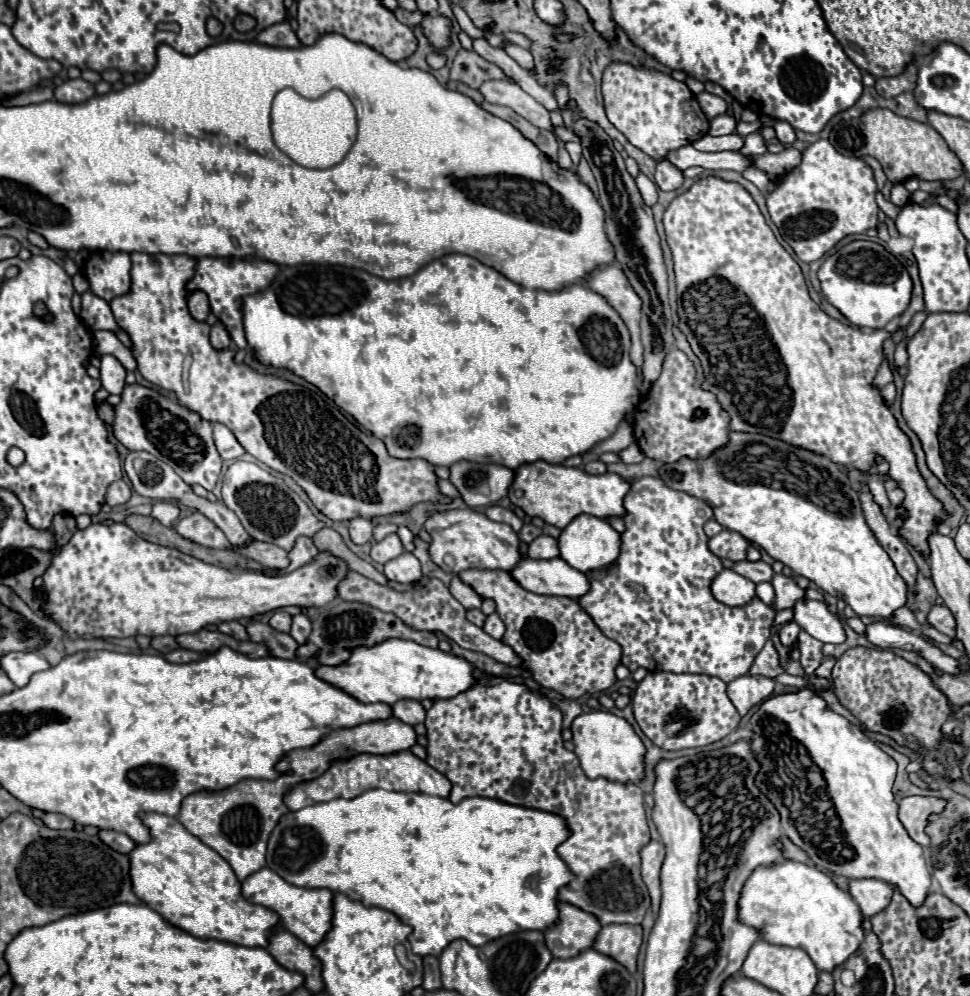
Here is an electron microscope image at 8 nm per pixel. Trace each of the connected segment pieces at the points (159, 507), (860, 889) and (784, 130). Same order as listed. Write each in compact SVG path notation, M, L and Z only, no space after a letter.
M162 500L162 502L156 502L154 504L154 510L152 510L152 518L156 518L158 522L162 522L164 526L172 526L180 516L180 508L176 502L168 502L168 500Z
M864 878L864 880L850 880L850 896L858 902L862 914L872 918L874 914L882 912L892 898L892 886L884 880Z
M776 122L774 130L776 130L778 140L780 140L784 146L790 146L792 142L796 142L796 130L794 130L788 122Z

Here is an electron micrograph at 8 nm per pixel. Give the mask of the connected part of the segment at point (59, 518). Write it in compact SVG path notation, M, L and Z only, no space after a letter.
M56 514L54 516L54 534L56 534L56 550L64 544L68 544L68 540L72 538L72 534L76 532L76 518L70 514Z

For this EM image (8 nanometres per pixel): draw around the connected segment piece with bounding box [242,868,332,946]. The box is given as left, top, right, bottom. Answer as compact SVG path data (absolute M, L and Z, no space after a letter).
M260 868L258 872L250 874L242 882L242 896L248 902L274 910L280 916L282 926L308 946L316 946L318 942L322 942L322 938L330 930L332 892L326 888L300 888L300 886L294 886L294 884L288 884L286 880L282 880L274 870Z

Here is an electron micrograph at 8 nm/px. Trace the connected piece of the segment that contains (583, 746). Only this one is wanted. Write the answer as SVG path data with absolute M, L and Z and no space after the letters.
M604 710L584 712L572 722L574 752L588 778L608 778L614 782L638 782L644 776L644 744L634 728L620 716Z

